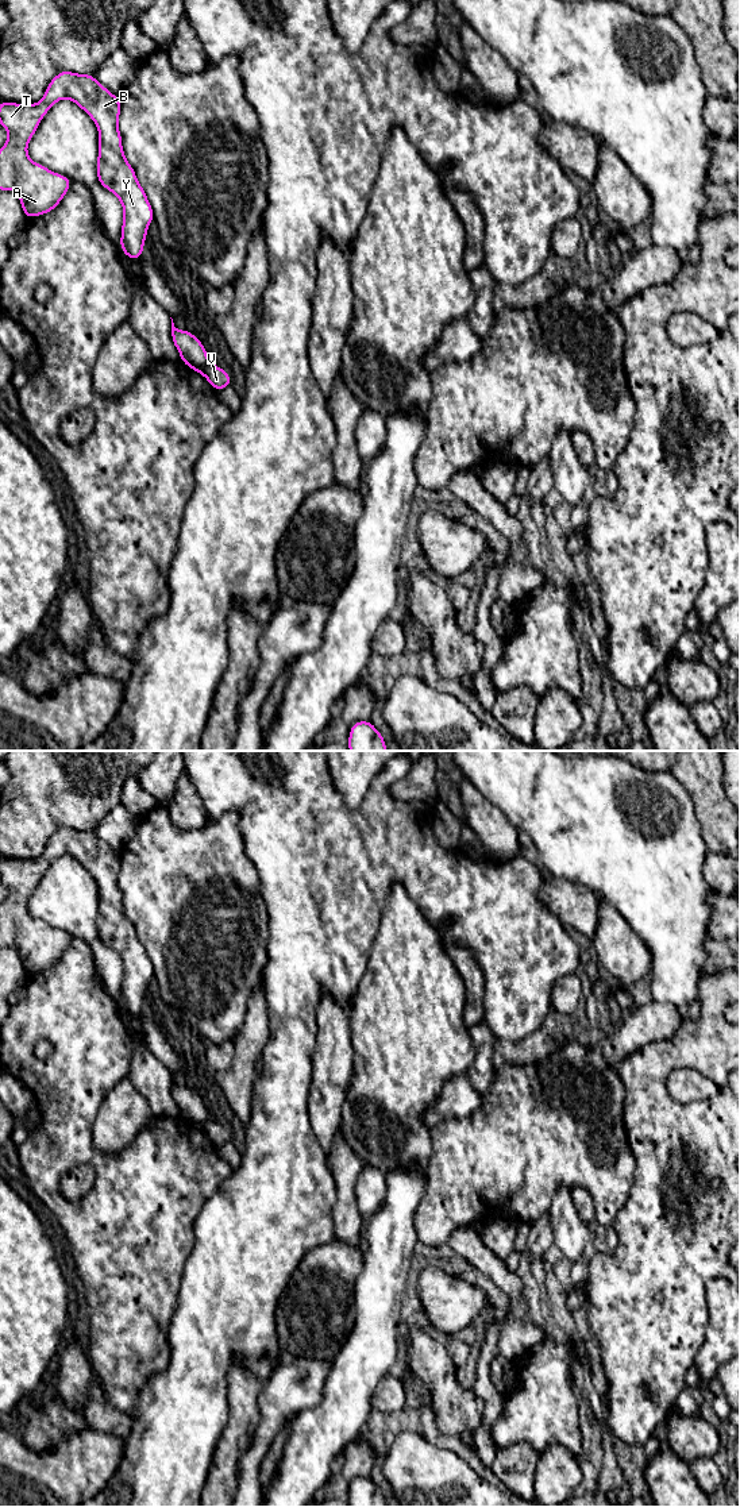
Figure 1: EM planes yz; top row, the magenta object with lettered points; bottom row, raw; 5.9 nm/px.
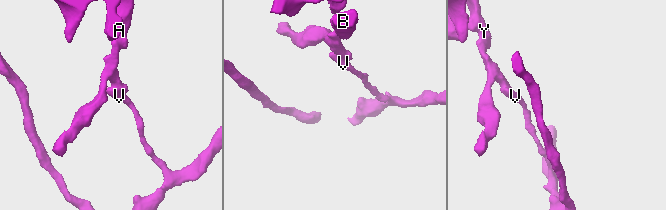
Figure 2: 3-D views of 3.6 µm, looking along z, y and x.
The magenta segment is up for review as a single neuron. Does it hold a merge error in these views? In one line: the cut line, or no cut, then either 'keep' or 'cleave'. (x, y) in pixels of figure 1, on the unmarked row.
yz (184, 1116), (199, 1122), (209, 1120) | cleave

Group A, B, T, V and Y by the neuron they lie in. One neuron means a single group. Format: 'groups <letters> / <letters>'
groups A B T Y / V

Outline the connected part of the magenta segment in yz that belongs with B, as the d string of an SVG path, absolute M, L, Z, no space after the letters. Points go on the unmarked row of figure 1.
M62 826L50 837L39 859L16 860L0 857L0 880L8 887L8 897L0 905L0 947L14 945L18 949L24 974L35 974L53 967L68 949L72 940L68 933L32 918L27 910L27 901L41 876L61 855L76 857L99 884L97 937L120 956L124 968L120 1003L124 1011L138 1015L143 1009L149 980L154 976L153 964L123 909L122 891L117 884L120 856L103 843L95 832Z

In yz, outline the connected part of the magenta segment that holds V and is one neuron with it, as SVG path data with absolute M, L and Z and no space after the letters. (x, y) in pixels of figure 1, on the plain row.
M184 1117L184 1119L196 1129L203 1130L215 1146L220 1146L232 1141L230 1130L216 1121L209 1119L207 1122L199 1123L190 1121L186 1117Z

